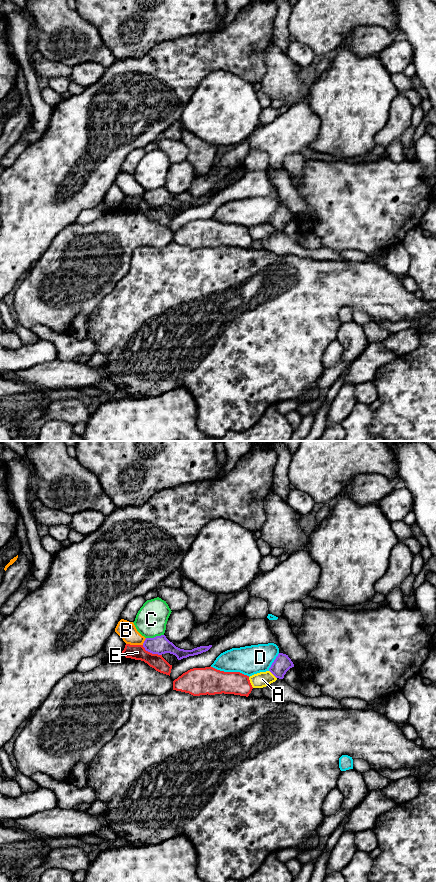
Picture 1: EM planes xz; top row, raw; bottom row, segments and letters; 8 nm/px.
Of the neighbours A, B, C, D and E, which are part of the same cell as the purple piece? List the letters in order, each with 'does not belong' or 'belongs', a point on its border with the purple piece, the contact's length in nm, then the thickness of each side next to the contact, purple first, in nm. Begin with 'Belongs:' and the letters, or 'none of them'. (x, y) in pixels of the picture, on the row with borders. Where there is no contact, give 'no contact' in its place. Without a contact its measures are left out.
Belongs: none of them
A: does not belong; contact xz (272, 673); length 90 nm; calibres 140 and 120 nm
B: does not belong; contact xz (144, 641); length 70 nm; calibres 150 and 150 nm
C: does not belong; contact xz (154, 637); length 150 nm; calibres 150 and 240 nm
D: does not belong; contact xz (273, 662); length 170 nm; calibres 140 and 240 nm
E: does not belong; contact xz (151, 652); length 180 nm; calibres 150 and 120 nm

